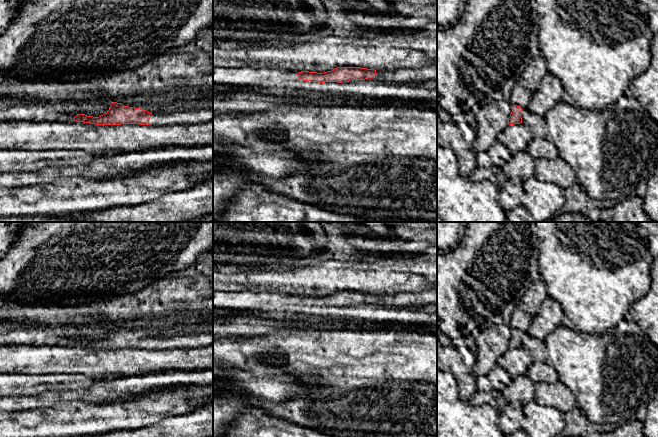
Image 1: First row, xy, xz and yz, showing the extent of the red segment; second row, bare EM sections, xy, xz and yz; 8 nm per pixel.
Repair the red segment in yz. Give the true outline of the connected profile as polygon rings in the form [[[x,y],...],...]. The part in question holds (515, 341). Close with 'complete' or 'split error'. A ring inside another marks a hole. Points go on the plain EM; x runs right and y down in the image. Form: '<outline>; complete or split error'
[[[517,329],[512,330],[512,336],[510,338],[510,341],[508,342],[508,349],[515,349],[522,347],[521,335],[522,332],[520,330]]]; complete

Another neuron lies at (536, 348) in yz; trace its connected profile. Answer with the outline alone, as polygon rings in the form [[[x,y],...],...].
[[[522,332],[522,347],[531,355],[533,361],[545,362],[546,348],[542,340],[532,337],[528,332]]]

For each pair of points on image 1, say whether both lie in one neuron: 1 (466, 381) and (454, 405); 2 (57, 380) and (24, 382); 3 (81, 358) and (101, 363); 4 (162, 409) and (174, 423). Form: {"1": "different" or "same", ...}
{"1": "different", "2": "same", "3": "same", "4": "different"}

